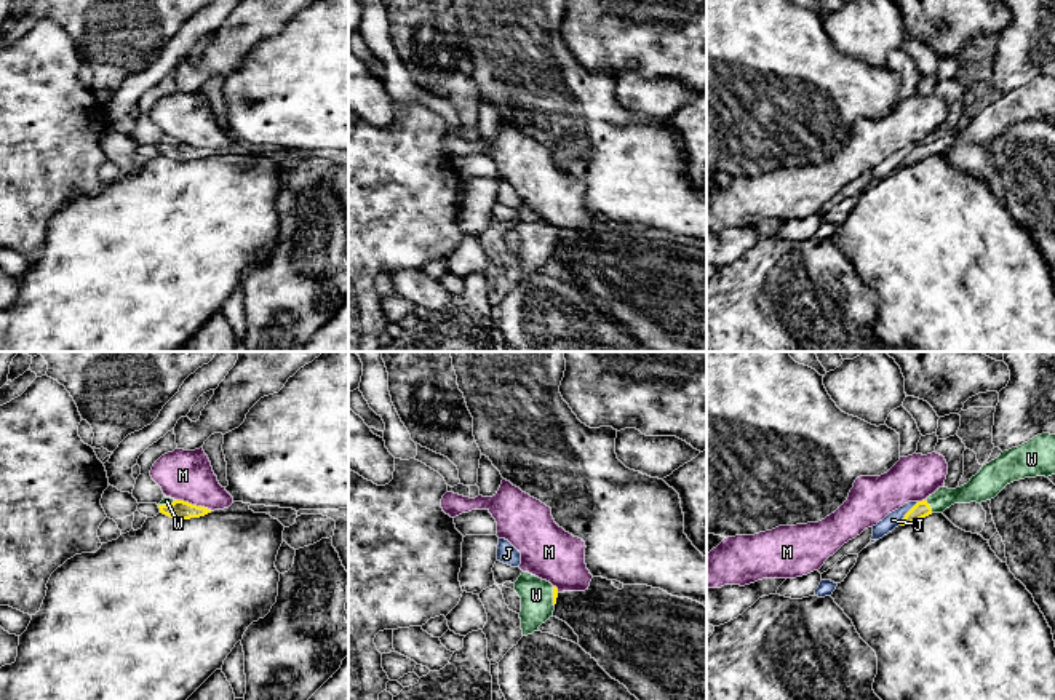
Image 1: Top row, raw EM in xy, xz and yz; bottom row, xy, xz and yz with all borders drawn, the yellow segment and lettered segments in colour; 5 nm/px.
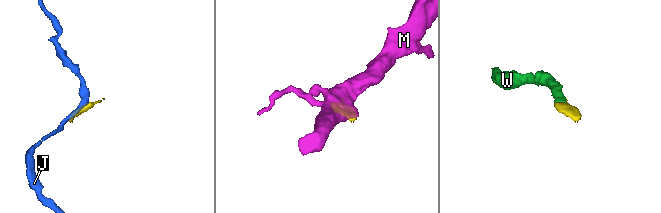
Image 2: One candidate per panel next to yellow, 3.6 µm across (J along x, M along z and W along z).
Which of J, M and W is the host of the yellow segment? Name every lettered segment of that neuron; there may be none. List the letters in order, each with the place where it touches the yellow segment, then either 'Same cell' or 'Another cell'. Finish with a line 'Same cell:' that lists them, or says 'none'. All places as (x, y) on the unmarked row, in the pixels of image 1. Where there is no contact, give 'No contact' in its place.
J: Touches yellow at yz (907, 155). Another cell
M: Touches yellow at xy (194, 147). Another cell
W: Touches yellow at yz (929, 149). Same cell
Same cell: W

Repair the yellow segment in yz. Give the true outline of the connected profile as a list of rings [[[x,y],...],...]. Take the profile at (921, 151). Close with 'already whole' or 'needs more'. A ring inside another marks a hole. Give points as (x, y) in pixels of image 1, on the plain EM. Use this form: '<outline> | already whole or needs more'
[[[1042,75],[1018,89],[1001,94],[967,126],[956,131],[940,129],[926,142],[918,144],[900,168],[916,165],[932,155],[943,155],[954,145],[991,142],[1013,123],[1052,117],[1055,117],[1055,77]]] | needs more

